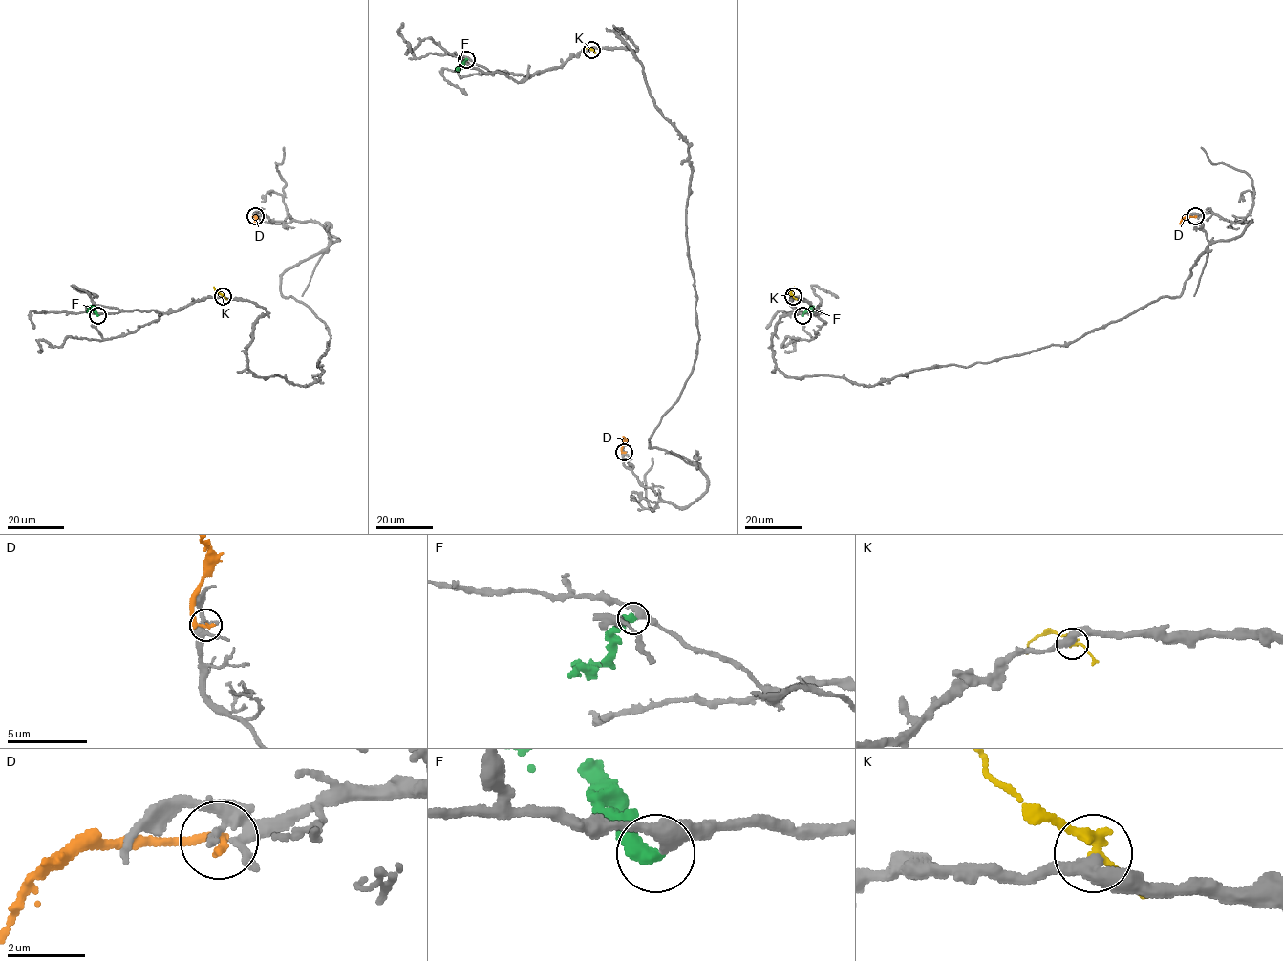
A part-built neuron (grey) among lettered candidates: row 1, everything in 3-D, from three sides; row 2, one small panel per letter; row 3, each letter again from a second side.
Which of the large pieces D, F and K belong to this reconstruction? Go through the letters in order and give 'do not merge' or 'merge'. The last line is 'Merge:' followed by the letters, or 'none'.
D: do not merge
F: do not merge
K: do not merge
Merge: none

